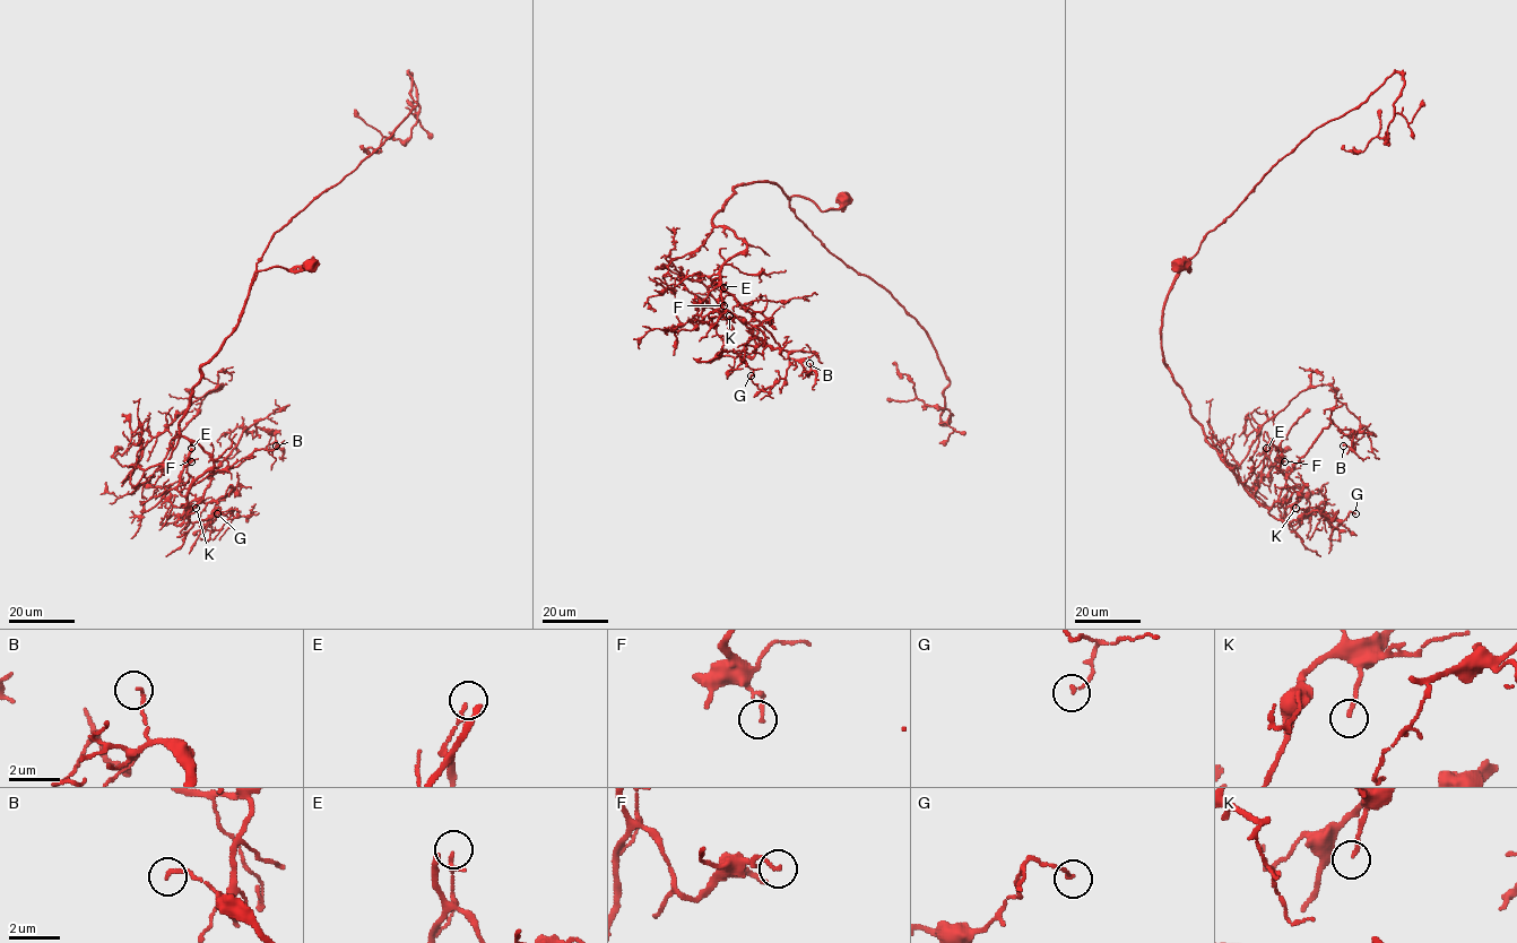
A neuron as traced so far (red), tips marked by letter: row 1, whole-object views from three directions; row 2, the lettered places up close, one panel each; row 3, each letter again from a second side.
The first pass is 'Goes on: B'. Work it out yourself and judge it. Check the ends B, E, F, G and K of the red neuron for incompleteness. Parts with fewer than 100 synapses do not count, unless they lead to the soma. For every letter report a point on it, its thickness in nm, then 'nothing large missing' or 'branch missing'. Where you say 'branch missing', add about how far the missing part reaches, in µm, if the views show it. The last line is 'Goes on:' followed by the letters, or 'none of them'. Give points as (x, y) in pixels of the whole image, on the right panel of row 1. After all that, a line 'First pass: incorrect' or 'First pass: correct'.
B: (1343, 446) | 110 nm | nothing large missing
E: (1266, 448) | 110 nm | branch missing | 50 µm
F: (1284, 461) | 130 nm | nothing large missing
G: (1355, 513) | 130 nm | nothing large missing
K: (1296, 508) | 140 nm | nothing large missing
Goes on: E
First pass: incorrect

